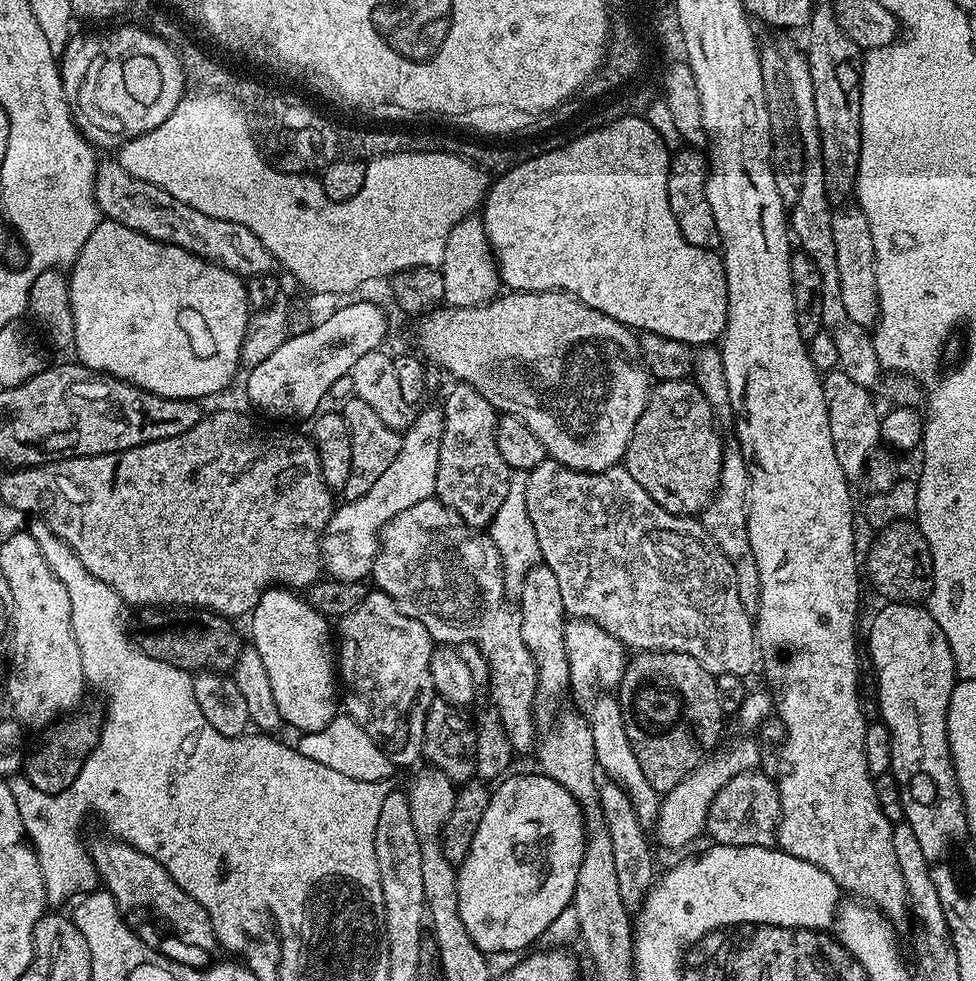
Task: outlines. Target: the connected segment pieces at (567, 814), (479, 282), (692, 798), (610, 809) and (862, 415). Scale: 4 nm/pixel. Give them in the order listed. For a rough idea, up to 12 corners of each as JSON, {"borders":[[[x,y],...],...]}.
{"borders":[[[539,771],[488,797],[458,865],[486,954],[531,949],[576,893],[580,803]],[[469,214],[446,240],[444,304],[477,308],[502,288],[483,219]],[[759,739],[709,755],[663,793],[655,835],[699,838],[722,786],[760,763]],[[601,783],[624,907],[639,909],[656,873],[646,829],[621,784]],[[833,370],[823,377],[838,466],[863,477],[881,443],[873,393]]]}

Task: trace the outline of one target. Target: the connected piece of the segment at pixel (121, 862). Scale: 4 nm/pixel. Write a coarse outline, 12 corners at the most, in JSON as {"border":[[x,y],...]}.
{"border":[[90,844],[97,877],[137,934],[217,947],[206,910],[150,854]]}

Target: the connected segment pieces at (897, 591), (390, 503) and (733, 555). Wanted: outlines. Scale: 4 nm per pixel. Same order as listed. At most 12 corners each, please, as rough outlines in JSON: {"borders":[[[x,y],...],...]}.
{"borders":[[[912,522],[868,548],[866,576],[892,602],[932,593],[930,546]],[[444,413],[413,417],[366,494],[333,511],[320,559],[371,575],[381,530],[435,495]],[[724,445],[704,529],[734,565],[738,598],[755,613],[760,575],[748,529],[750,464]]]}

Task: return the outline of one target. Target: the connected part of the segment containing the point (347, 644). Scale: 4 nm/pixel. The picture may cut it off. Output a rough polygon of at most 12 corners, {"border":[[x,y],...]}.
{"border":[[386,593],[339,617],[343,711],[419,761],[432,635]]}

